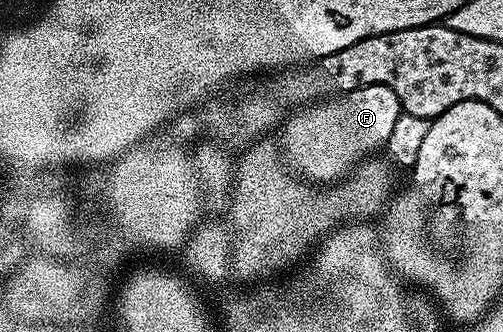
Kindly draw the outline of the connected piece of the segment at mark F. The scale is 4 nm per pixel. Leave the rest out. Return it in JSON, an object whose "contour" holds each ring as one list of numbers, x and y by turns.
{"contour":[[364,86,355,92,340,94,337,98,327,98,312,106,303,106,292,111,293,114,280,127,279,149,294,174,313,184,332,184,345,177,359,162,376,155,386,145,388,136,403,113,395,92,386,86]]}

